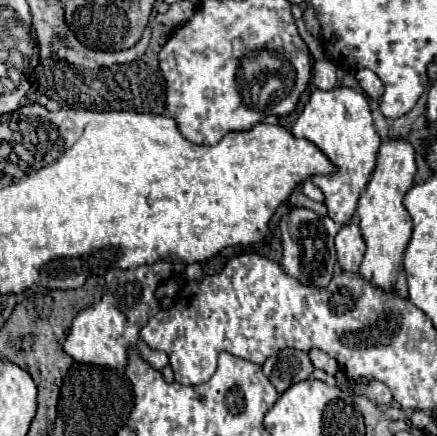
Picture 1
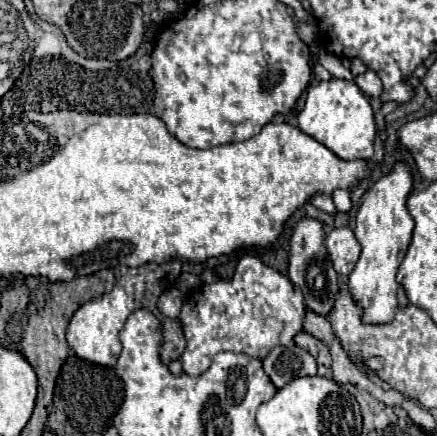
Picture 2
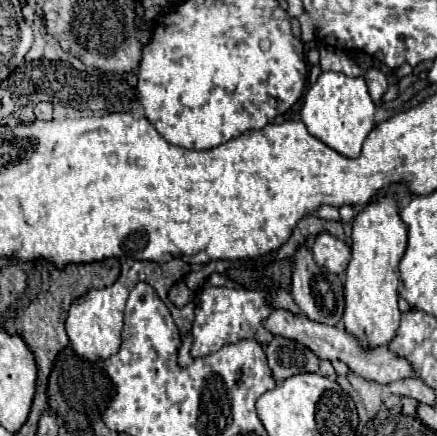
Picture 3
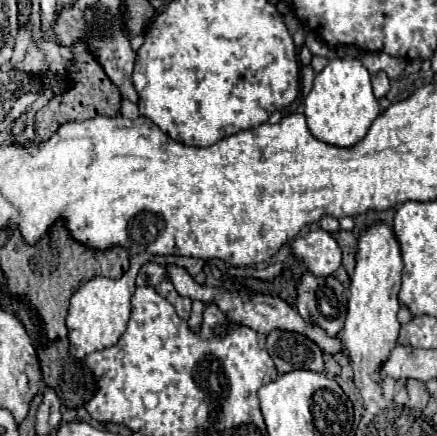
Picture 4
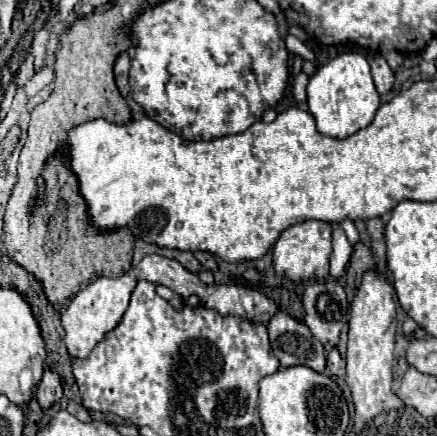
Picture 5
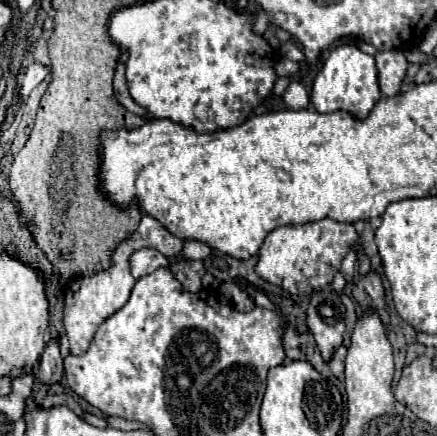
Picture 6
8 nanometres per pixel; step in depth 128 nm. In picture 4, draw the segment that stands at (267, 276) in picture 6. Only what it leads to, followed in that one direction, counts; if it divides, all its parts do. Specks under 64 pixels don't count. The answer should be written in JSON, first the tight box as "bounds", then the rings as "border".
{"bounds":[290,228,342,276],"border":[[[322,228],[300,234],[290,242],[290,250],[314,276],[330,276],[342,262],[342,252],[332,234]]]}

